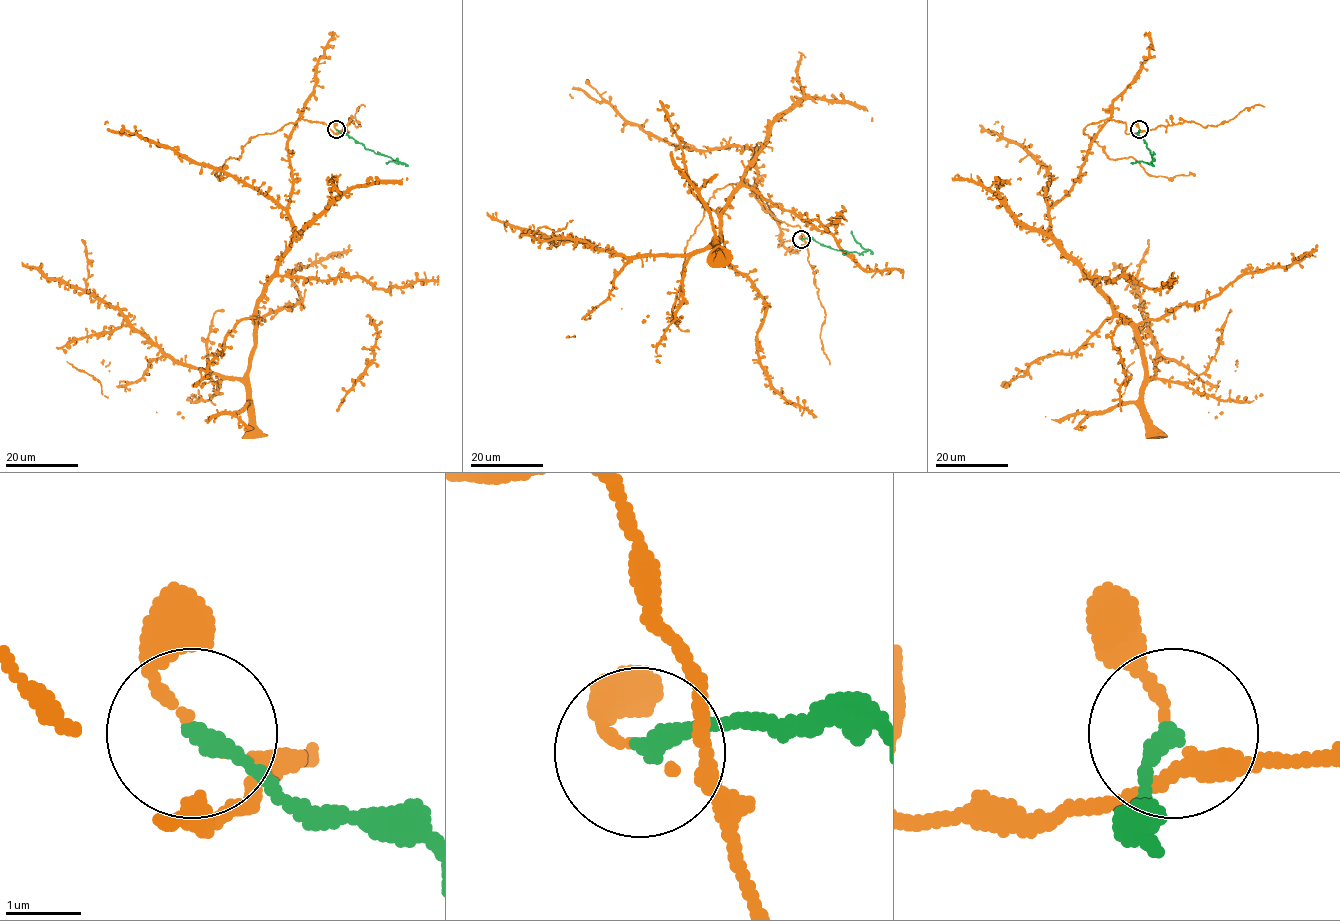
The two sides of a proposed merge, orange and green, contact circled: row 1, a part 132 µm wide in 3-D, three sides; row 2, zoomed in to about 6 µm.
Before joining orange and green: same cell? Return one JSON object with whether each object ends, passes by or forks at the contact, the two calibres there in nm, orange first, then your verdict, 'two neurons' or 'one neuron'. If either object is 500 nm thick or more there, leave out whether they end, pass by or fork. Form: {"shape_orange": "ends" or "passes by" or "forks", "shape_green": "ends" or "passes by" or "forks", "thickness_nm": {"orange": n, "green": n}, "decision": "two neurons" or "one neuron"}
{"shape_orange": "passes by", "shape_green": "ends", "thickness_nm": {"orange": 90, "green": 240}, "decision": "two neurons"}

